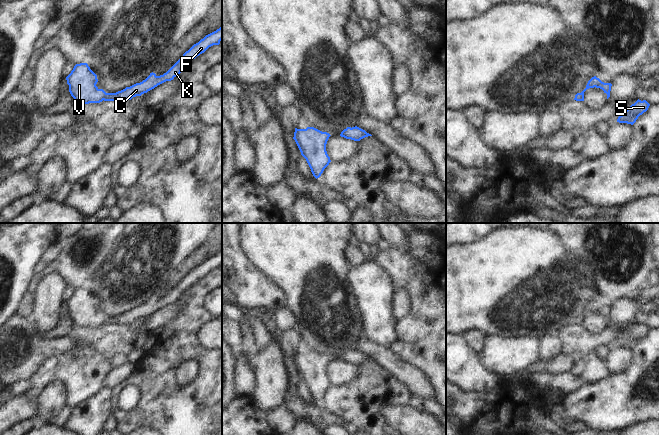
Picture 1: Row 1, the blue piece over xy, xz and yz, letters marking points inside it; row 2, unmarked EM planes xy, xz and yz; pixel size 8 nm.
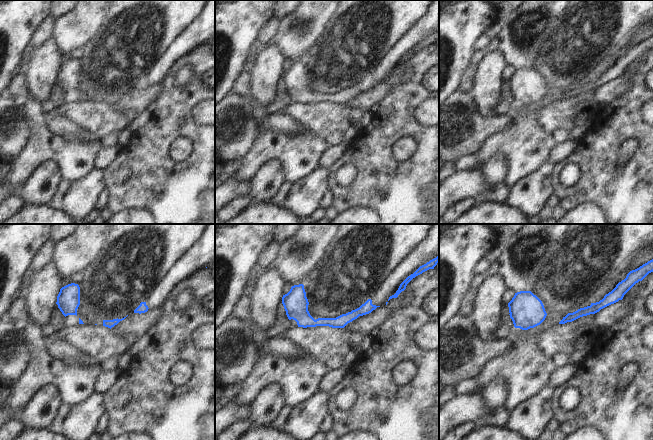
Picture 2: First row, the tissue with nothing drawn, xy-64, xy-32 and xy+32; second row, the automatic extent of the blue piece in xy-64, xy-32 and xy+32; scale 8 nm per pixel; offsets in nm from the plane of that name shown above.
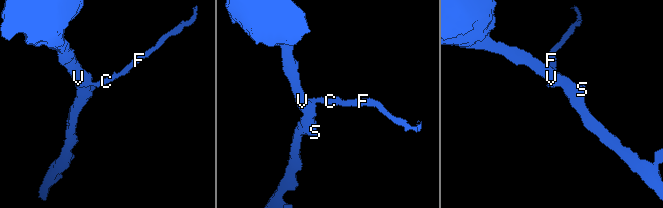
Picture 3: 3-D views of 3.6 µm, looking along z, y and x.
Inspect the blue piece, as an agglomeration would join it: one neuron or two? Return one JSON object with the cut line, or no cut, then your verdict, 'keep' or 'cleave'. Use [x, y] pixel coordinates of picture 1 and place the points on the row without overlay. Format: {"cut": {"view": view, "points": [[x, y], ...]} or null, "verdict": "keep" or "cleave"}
{"cut": null, "verdict": "keep"}

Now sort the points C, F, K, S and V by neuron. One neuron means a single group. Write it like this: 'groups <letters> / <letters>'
groups C F K S V

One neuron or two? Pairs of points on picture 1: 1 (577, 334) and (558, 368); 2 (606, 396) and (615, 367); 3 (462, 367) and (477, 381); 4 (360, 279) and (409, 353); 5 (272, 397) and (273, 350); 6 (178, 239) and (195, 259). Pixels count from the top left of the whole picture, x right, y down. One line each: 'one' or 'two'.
1: two
2: two
3: one
4: two
5: one
6: two

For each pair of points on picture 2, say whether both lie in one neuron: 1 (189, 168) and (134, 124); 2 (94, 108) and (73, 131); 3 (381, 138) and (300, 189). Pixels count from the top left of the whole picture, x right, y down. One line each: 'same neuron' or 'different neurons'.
1: different neurons
2: different neurons
3: different neurons

